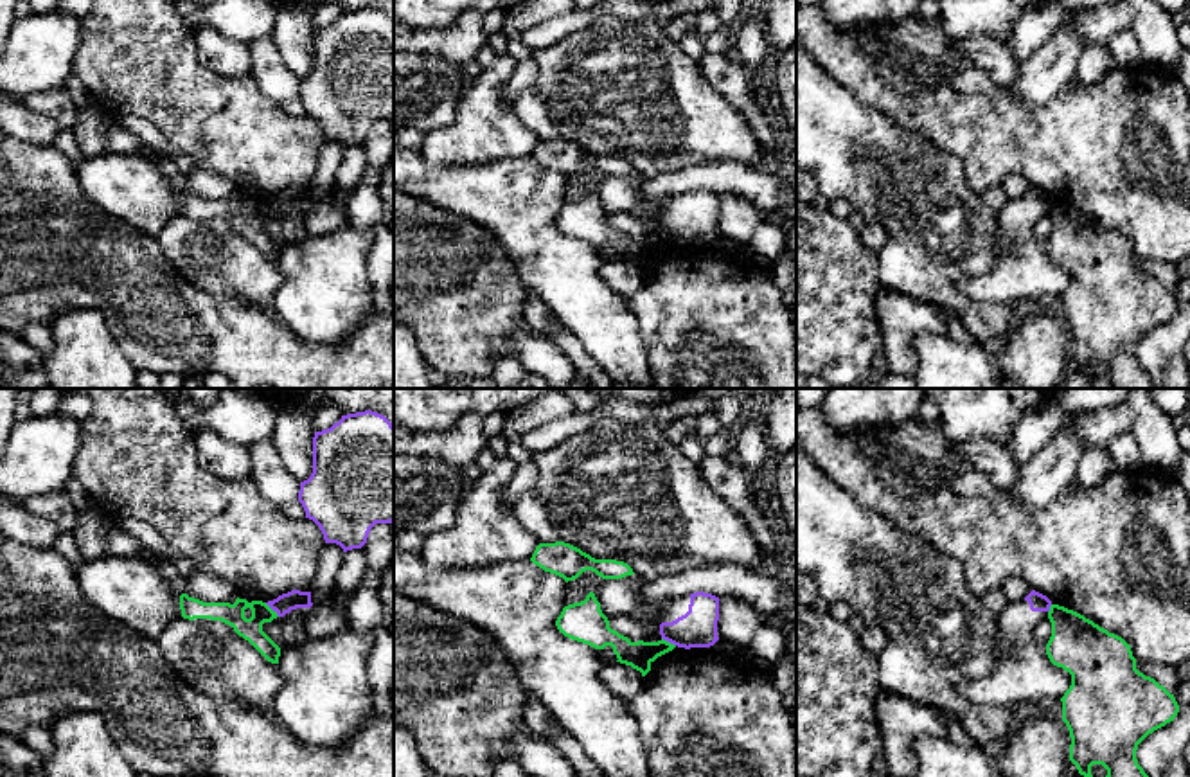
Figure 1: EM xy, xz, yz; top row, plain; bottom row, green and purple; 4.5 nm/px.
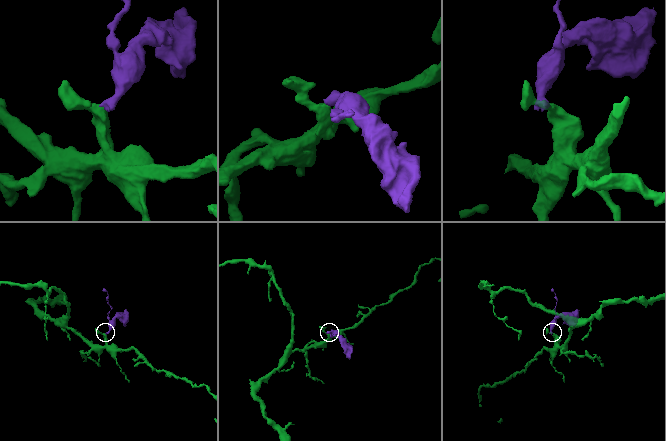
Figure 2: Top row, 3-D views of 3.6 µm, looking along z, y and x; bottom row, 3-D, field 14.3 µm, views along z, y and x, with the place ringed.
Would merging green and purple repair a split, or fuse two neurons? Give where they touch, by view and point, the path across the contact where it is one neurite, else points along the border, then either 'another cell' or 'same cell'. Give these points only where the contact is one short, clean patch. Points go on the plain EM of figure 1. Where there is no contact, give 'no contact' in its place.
xy (270, 205) | along xy (265, 200), (279, 213) | another cell

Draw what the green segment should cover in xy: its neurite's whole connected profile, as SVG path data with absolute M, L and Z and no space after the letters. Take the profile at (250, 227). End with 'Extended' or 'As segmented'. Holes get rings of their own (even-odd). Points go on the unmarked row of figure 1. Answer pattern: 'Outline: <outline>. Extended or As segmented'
Outline: M180 192L182 214L221 218L234 225L234 228L248 237L268 259L279 261L280 245L262 228L264 219L277 216L273 209L262 198L235 196L230 200L203 200L200 196Z. As segmented

